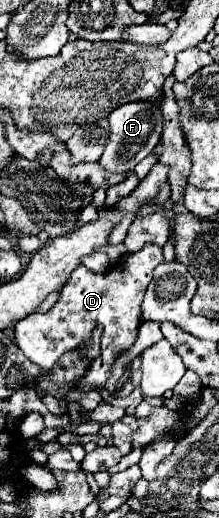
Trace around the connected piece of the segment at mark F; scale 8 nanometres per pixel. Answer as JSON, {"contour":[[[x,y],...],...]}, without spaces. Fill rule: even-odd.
{"contour":[[[135,101],[133,105],[121,105],[109,115],[109,143],[99,159],[99,165],[111,173],[127,173],[141,159],[145,159],[157,145],[163,131],[161,109],[151,101]]]}

